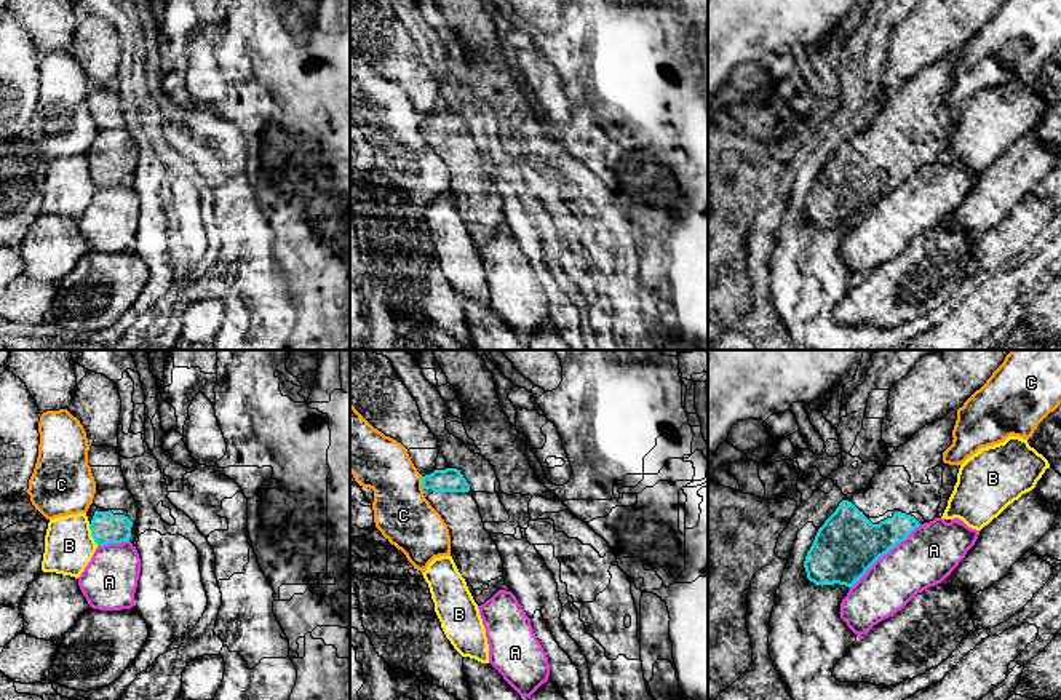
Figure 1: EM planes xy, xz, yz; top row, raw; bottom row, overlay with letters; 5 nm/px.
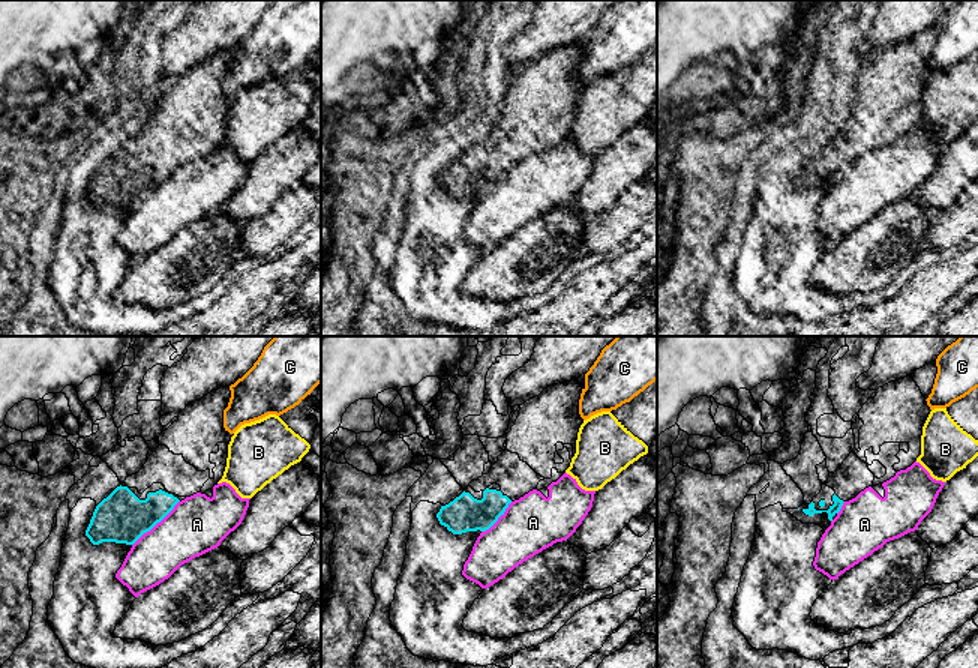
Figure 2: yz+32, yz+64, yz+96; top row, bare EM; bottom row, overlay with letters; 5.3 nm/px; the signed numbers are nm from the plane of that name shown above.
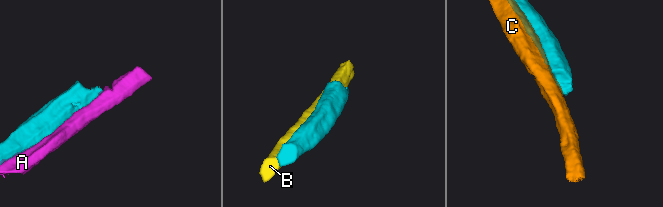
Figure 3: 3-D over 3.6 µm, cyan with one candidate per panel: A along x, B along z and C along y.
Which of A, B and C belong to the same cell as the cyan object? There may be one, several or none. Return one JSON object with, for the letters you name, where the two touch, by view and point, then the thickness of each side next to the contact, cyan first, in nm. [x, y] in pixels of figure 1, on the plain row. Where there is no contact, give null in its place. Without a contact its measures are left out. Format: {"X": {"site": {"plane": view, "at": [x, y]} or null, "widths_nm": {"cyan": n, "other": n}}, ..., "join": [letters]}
{"join": []}

